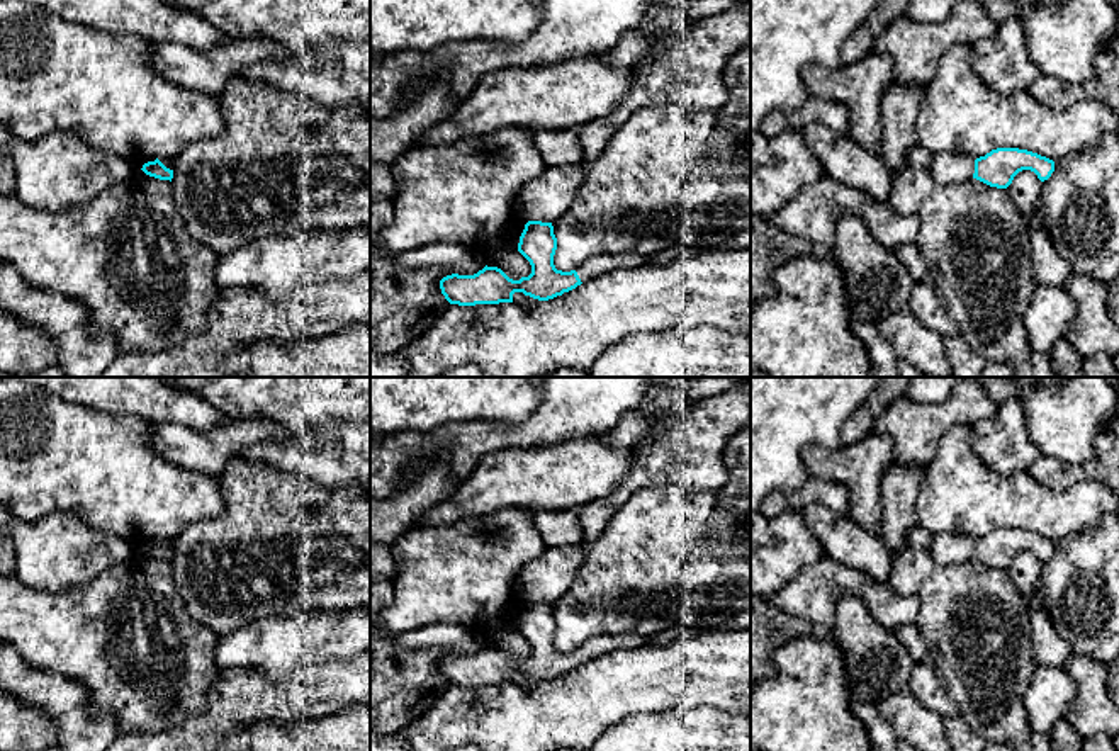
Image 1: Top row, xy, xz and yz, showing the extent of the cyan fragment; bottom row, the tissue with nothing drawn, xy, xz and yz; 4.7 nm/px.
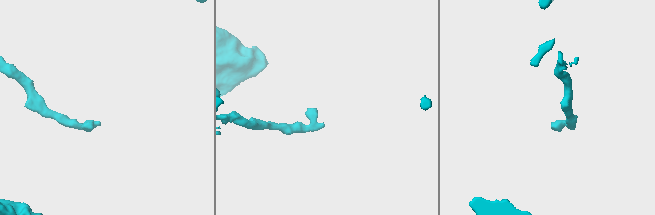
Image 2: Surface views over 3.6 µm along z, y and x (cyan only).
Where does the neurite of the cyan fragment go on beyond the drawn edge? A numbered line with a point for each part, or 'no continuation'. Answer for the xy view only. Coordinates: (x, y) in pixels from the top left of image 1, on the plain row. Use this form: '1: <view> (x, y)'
no continuation

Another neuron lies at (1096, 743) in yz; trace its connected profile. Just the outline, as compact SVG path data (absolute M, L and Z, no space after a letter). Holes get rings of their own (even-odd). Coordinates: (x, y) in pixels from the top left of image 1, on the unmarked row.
M1097 734L1083 739L1082 751L1119 751L1114 741L1107 736Z

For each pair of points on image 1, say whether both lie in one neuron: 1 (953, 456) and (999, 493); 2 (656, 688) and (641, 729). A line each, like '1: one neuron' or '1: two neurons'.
1: one neuron
2: two neurons

